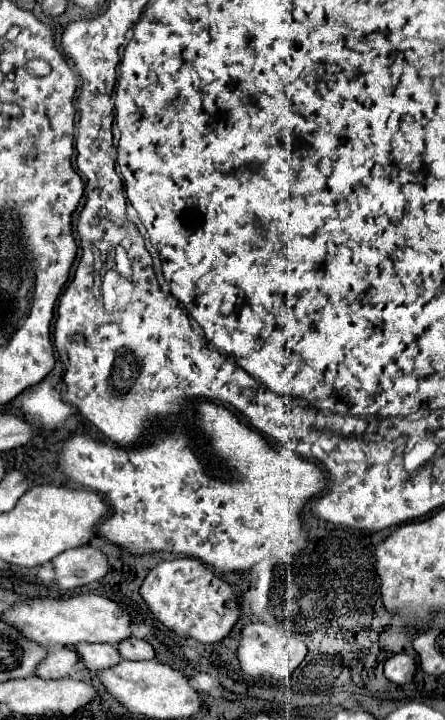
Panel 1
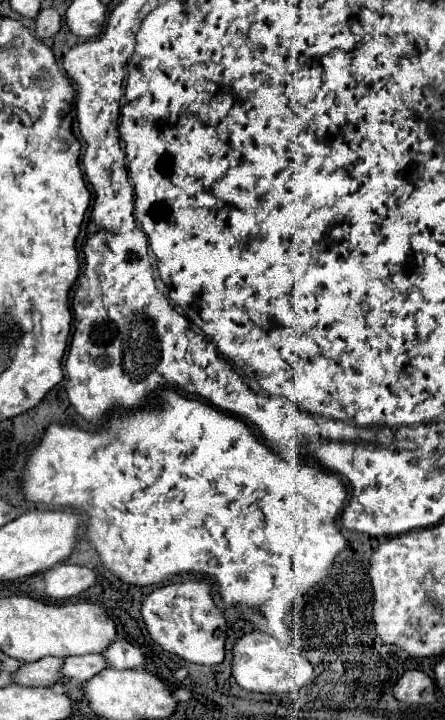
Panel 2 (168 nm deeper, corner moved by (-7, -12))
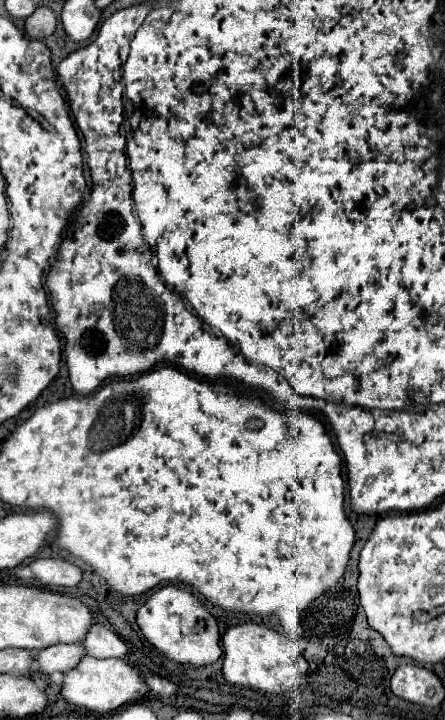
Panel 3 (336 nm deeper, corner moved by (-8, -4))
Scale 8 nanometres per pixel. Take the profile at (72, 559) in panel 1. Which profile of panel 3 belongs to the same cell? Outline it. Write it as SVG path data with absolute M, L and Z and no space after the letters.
M60 558L34 560L30 564L30 570L46 588L56 588L56 586L72 588L82 580L82 570L76 564L68 560L60 560Z

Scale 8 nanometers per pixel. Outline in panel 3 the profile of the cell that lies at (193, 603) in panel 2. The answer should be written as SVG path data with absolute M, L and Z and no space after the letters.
M168 584L158 588L138 610L136 622L146 640L174 662L206 666L222 656L220 632L214 616L194 594L190 594L180 586Z

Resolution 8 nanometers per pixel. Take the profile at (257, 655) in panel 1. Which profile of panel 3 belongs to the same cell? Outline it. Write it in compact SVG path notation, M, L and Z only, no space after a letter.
M258 624L232 626L222 638L222 648L224 648L222 672L230 684L278 694L297 689L304 681L308 670L308 662L294 640Z

